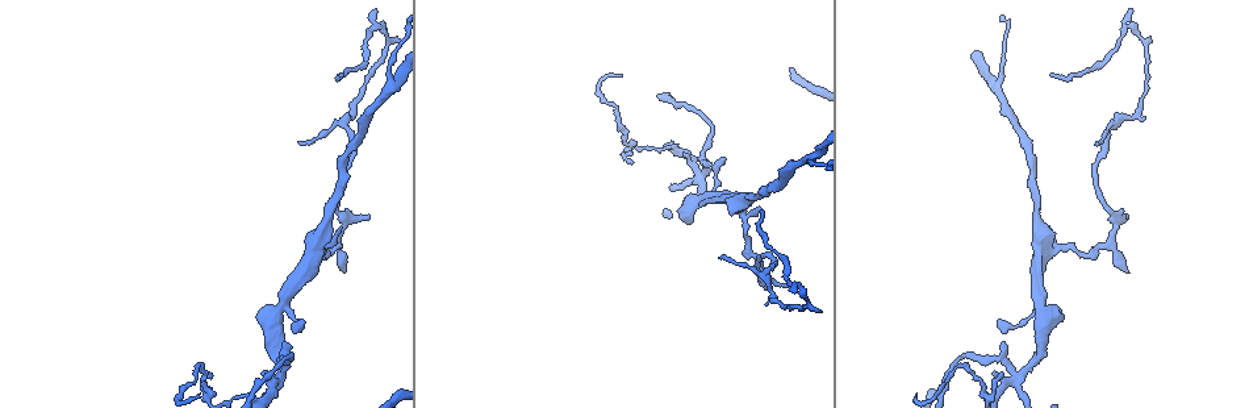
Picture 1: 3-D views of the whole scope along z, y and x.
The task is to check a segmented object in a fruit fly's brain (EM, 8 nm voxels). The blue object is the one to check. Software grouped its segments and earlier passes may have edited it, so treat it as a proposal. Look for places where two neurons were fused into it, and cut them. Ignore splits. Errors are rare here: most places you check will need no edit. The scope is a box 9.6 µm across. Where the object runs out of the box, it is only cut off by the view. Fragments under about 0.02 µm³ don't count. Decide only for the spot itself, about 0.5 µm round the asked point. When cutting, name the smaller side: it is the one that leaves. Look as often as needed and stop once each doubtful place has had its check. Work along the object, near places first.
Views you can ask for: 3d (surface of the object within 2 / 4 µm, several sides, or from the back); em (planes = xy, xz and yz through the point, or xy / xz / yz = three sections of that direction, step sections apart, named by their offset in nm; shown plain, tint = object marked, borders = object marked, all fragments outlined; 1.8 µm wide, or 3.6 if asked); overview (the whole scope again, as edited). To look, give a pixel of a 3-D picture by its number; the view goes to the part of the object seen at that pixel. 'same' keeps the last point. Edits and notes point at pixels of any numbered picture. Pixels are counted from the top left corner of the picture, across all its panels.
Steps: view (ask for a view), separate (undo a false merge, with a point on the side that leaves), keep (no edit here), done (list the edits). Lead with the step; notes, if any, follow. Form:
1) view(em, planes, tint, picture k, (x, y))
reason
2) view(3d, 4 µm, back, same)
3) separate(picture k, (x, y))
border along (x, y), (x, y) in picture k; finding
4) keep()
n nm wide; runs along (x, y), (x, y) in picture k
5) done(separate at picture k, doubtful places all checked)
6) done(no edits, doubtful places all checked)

view(3d, 4 µm, picture 1, (701, 184))
looks like a crossing

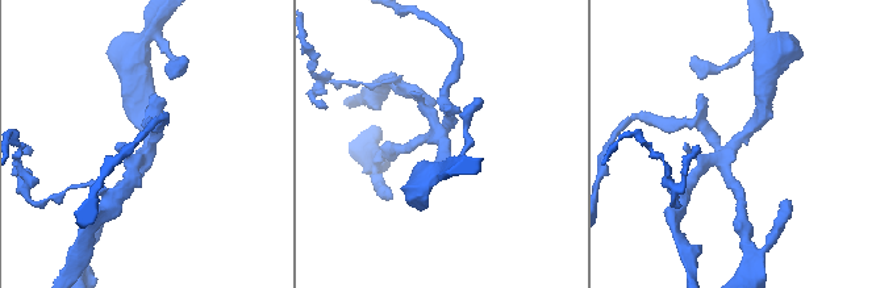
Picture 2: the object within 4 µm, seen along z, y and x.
view(em, xy, step 4, tint, picture 2, (730, 143))
now the EM

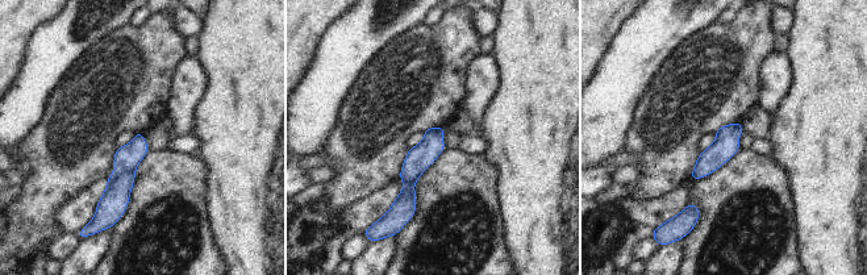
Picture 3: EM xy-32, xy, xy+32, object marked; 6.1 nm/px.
keep()
runs along (440, 130), (408, 175), (405, 212) in picture 3; continuous, no second neuron

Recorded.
view(em, xy, step 4, tint, picture 1, (337, 249))

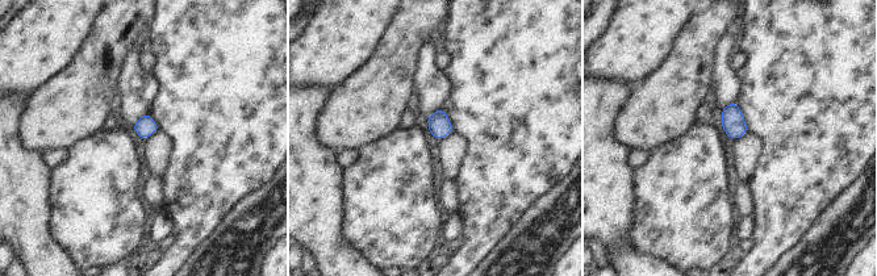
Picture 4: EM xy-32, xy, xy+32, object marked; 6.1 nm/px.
view(em, xz, step 16, tint, same)

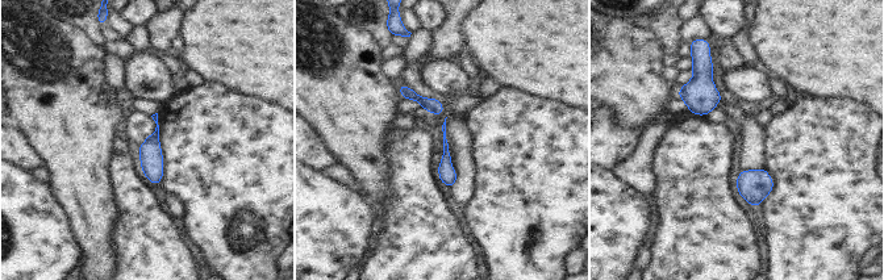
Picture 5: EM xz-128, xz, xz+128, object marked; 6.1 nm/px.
keep()
90 nm wide; continuous, no second neuron

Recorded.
view(3d, 2 µm, picture 1, (321, 243))
two arms in line, one across

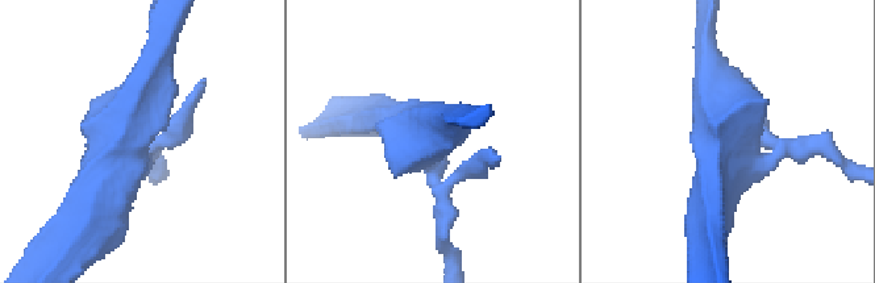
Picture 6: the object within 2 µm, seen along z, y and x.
view(em, planes, plain, picture 6, (128, 139))
now the EM

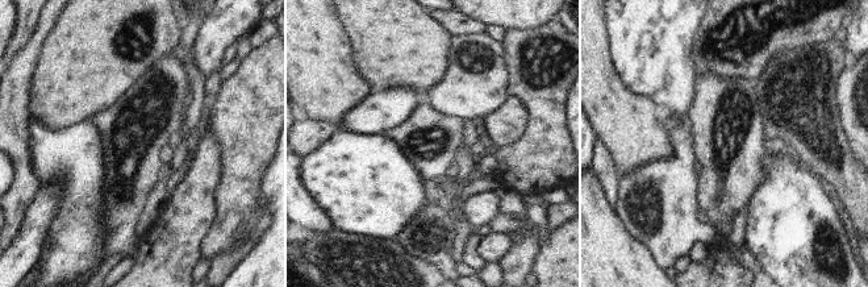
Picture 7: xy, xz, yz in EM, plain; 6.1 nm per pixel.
view(em, planes, tint, same)

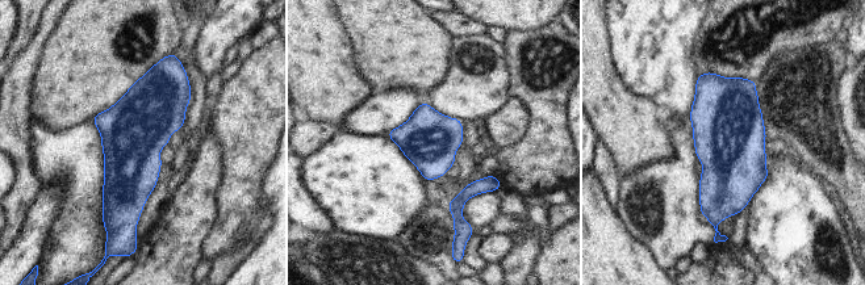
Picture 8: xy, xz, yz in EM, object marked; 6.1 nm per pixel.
keep()
continuous, no second neuron

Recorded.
view(em, planes, plain, picture 1, (808, 159))
three-way junction

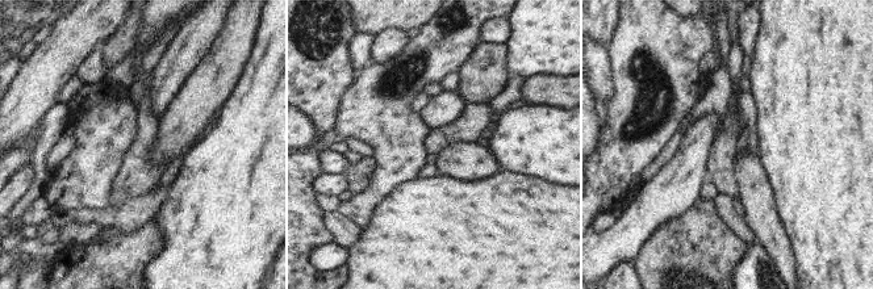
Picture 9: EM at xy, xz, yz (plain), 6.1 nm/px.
view(em, planes, borders, same)
what lies round it

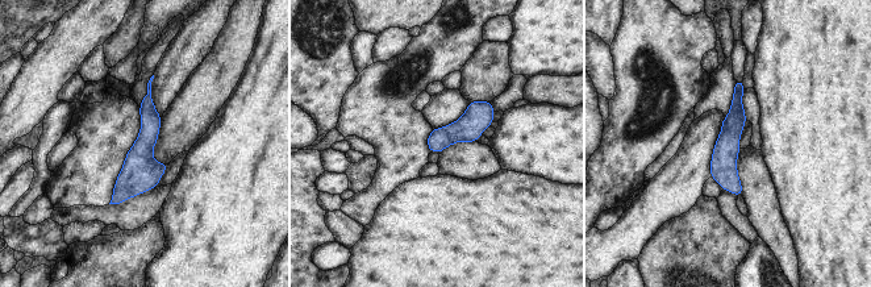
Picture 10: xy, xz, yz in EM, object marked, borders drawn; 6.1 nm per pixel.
keep()
runs along (740, 83), (728, 140), (738, 192) in picture 10; continuous, no second neuron

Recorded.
done(no edits, doubtful places all checked)

